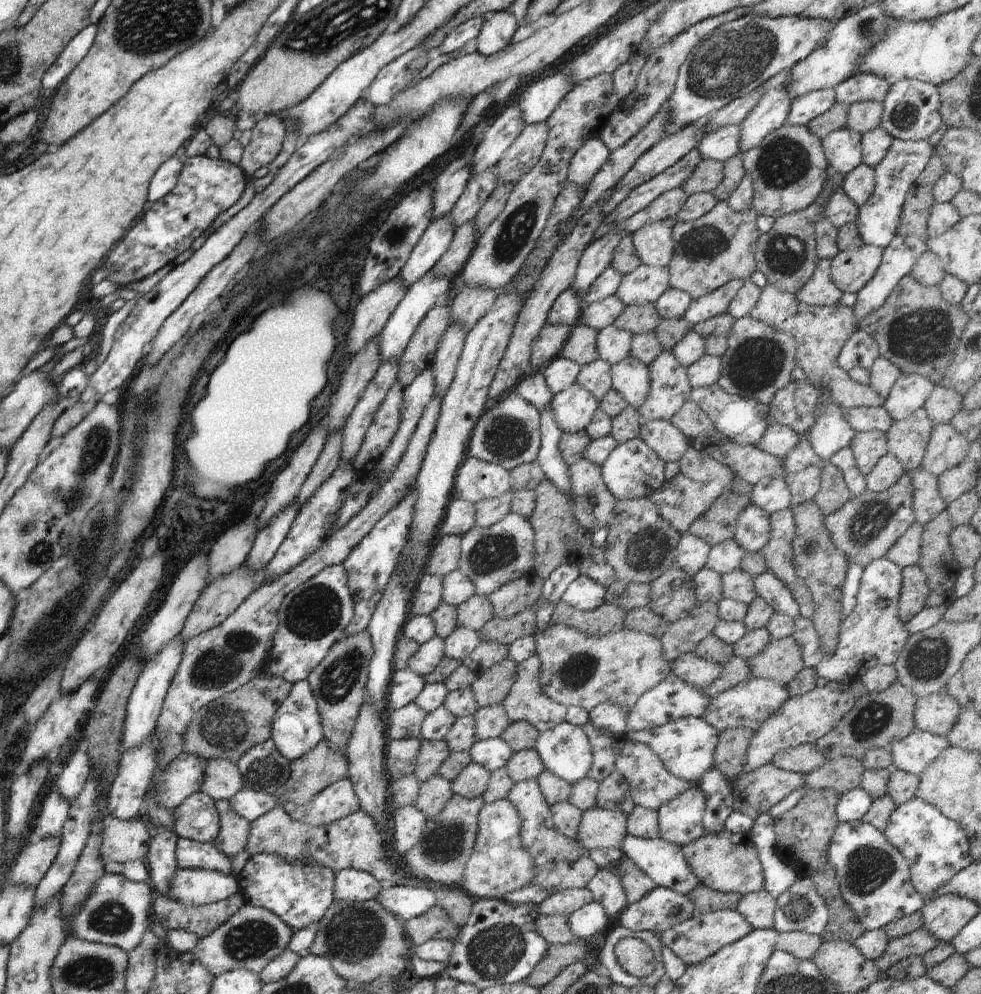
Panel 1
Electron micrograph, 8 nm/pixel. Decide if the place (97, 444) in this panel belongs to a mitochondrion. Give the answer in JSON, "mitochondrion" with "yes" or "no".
{"mitochondrion":"yes"}

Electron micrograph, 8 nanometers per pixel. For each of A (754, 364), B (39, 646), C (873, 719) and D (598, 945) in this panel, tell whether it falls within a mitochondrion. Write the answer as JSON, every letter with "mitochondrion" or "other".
{"A":"mitochondrion","B":"mitochondrion","C":"mitochondrion","D":"other"}

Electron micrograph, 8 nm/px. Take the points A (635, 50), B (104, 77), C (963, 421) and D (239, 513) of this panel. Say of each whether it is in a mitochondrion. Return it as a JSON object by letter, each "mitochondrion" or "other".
{"A":"other","B":"other","C":"other","D":"other"}

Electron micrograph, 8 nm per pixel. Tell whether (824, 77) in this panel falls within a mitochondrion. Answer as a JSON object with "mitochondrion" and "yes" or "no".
{"mitochondrion":"no"}

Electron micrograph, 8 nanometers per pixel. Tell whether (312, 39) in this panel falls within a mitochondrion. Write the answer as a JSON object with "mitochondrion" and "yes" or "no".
{"mitochondrion":"yes"}

